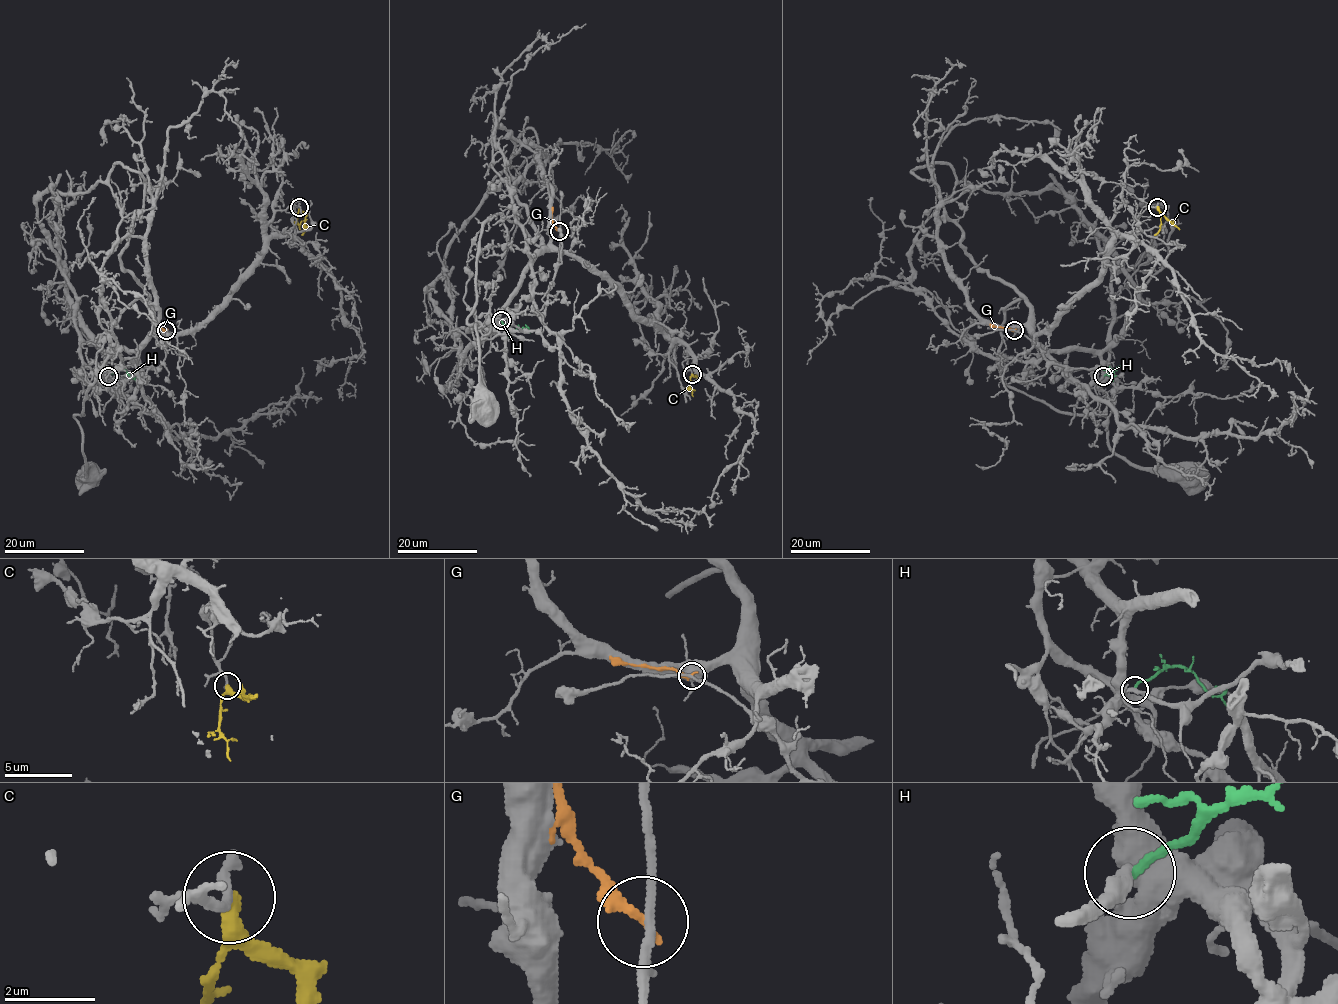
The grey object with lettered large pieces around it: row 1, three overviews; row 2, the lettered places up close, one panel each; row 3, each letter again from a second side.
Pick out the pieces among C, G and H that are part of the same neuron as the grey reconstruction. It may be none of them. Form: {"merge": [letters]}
{"merge": []}

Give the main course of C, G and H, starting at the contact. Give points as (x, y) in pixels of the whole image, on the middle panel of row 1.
C: (692, 373), (690, 388), (693, 396)
G: (559, 231), (552, 220), (552, 207)
H: (501, 320), (513, 330), (527, 329), (525, 324)

